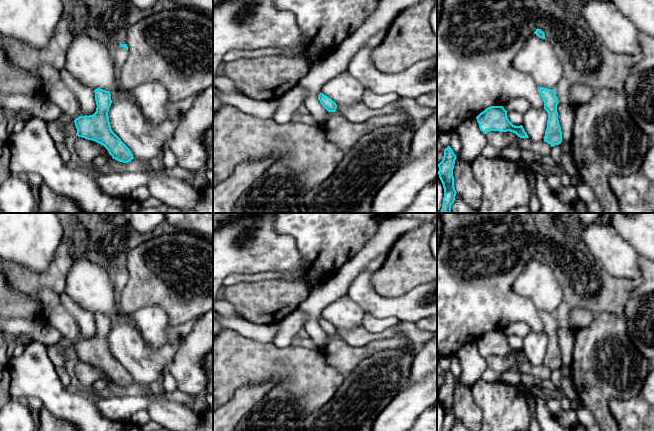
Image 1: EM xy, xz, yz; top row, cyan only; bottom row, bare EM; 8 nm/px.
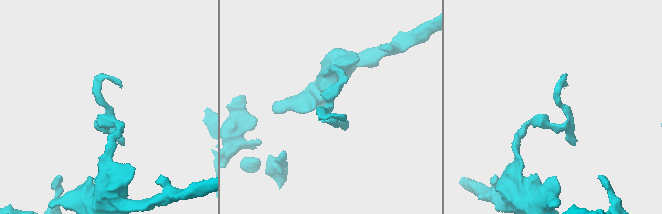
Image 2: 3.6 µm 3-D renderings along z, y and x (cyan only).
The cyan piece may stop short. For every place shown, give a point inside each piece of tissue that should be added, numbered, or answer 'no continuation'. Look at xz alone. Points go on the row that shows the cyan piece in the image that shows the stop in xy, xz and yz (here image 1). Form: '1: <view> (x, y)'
1: xz (358, 112)

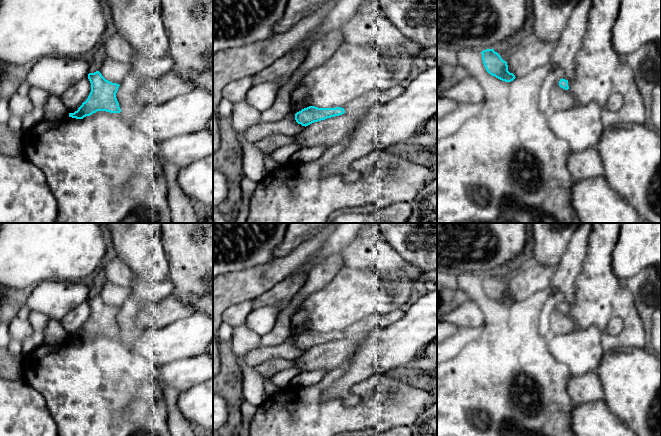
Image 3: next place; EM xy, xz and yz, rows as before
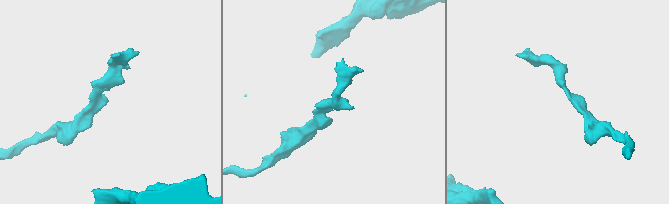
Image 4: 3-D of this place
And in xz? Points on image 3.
1: xz (348, 108)

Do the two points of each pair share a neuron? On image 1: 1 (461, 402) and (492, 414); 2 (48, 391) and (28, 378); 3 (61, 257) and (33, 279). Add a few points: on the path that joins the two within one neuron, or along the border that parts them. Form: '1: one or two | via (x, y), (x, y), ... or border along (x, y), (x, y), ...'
1: two | border along (471, 388), (472, 399), (481, 411), (482, 420)
2: one | via (43, 386), (33, 378)
3: one | via (58, 265), (44, 279), (41, 279)

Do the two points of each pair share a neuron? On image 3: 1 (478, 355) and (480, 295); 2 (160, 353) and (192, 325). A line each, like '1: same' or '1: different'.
1: same
2: same

